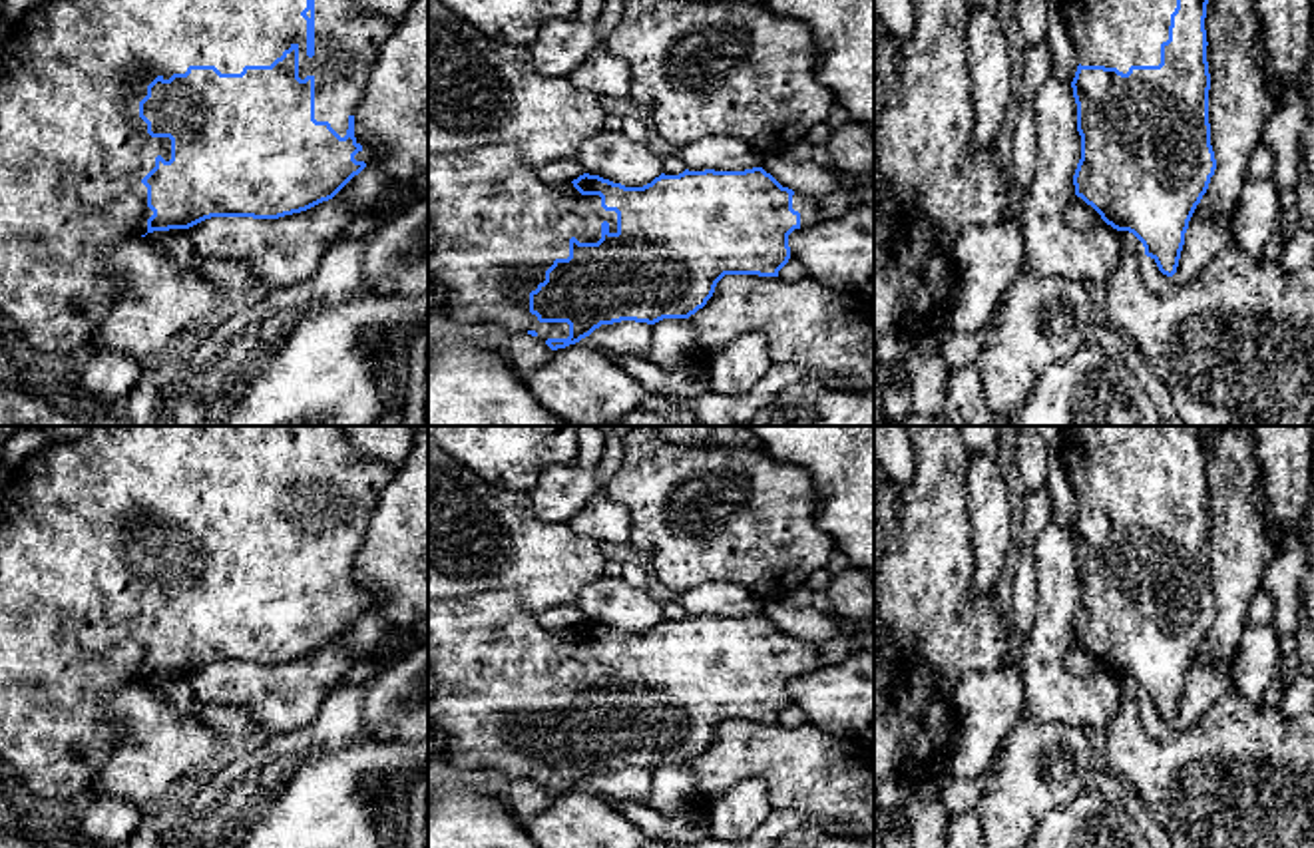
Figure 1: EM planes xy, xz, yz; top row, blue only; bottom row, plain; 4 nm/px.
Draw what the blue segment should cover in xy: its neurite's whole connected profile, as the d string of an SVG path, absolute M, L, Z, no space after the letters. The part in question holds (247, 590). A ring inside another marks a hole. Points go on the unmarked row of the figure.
M90 426L80 438L48 442L10 470L8 482L0 490L0 762L18 792L38 806L64 806L82 792L88 792L92 778L100 772L119 739L117 731L108 725L108 707L123 685L145 683L153 677L189 675L211 663L279 665L332 645L370 609L370 599L354 583L354 561L364 543L372 508L392 476L394 470L368 456L360 456L352 448L344 426Z

